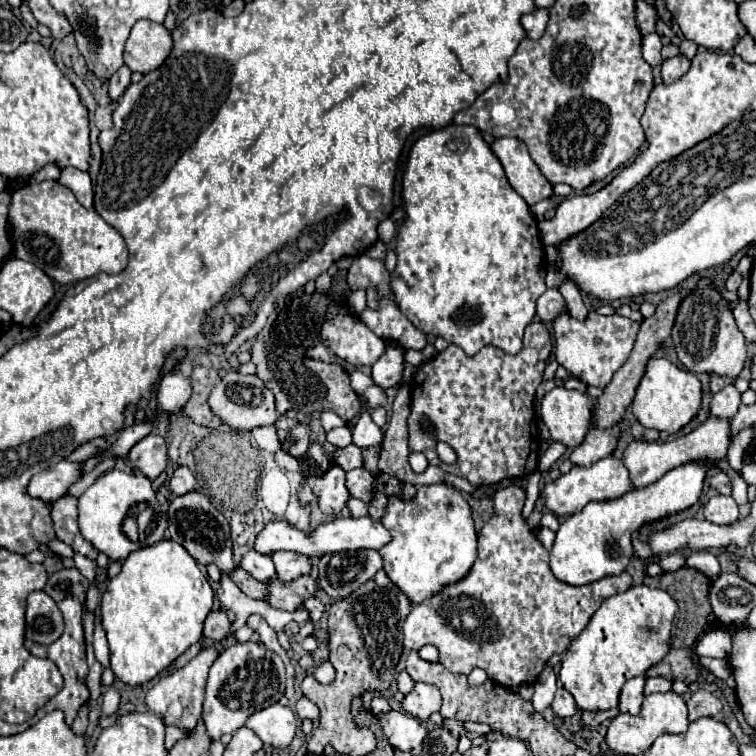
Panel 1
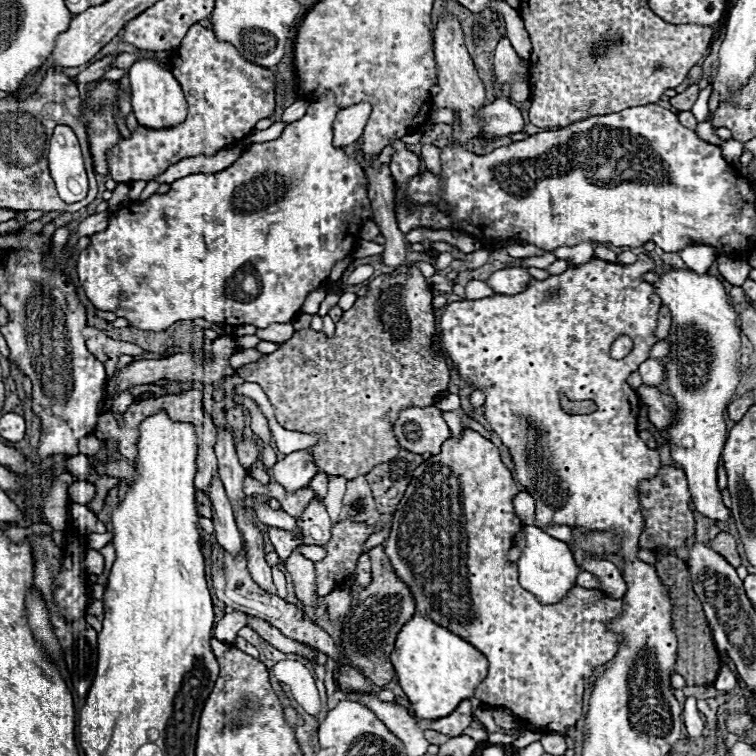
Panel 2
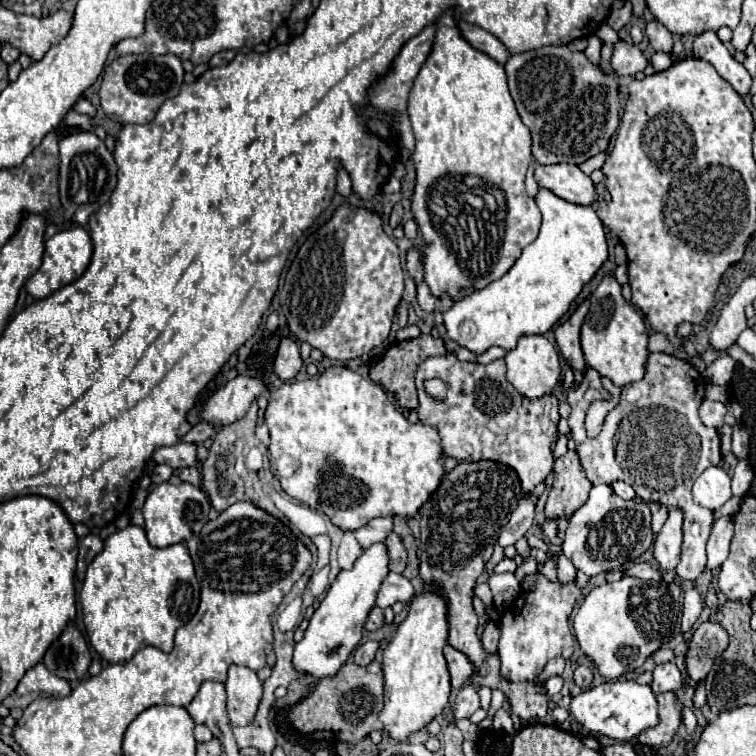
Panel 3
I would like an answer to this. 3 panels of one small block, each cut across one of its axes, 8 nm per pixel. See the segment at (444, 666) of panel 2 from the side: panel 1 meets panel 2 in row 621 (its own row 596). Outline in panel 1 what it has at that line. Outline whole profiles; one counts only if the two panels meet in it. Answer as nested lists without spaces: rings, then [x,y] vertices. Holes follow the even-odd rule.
[[[378,480],[376,492],[382,492],[388,498],[380,522],[392,536],[392,540],[378,552],[384,560],[388,578],[412,600],[412,604],[420,604],[440,592],[446,584],[468,574],[478,558],[478,535],[472,520],[472,508],[462,492],[442,482],[416,486],[414,498],[404,500],[400,480]]]

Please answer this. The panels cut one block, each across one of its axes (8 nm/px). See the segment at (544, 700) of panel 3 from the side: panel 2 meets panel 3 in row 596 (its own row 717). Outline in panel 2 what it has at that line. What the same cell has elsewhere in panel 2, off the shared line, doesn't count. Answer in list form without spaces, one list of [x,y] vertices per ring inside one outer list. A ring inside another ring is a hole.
[[[466,698],[450,716],[428,722],[428,728],[454,738],[454,736],[460,736],[470,724],[472,724],[472,706],[470,706],[470,700]]]

